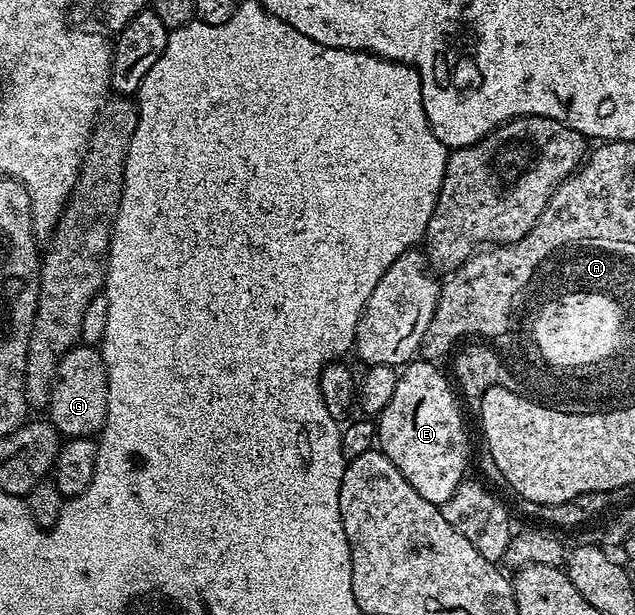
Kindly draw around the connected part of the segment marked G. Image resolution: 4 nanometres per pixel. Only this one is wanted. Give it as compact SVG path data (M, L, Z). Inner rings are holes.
M77 343L62 359L46 410L61 438L95 438L103 429L108 414L108 369L99 348Z

